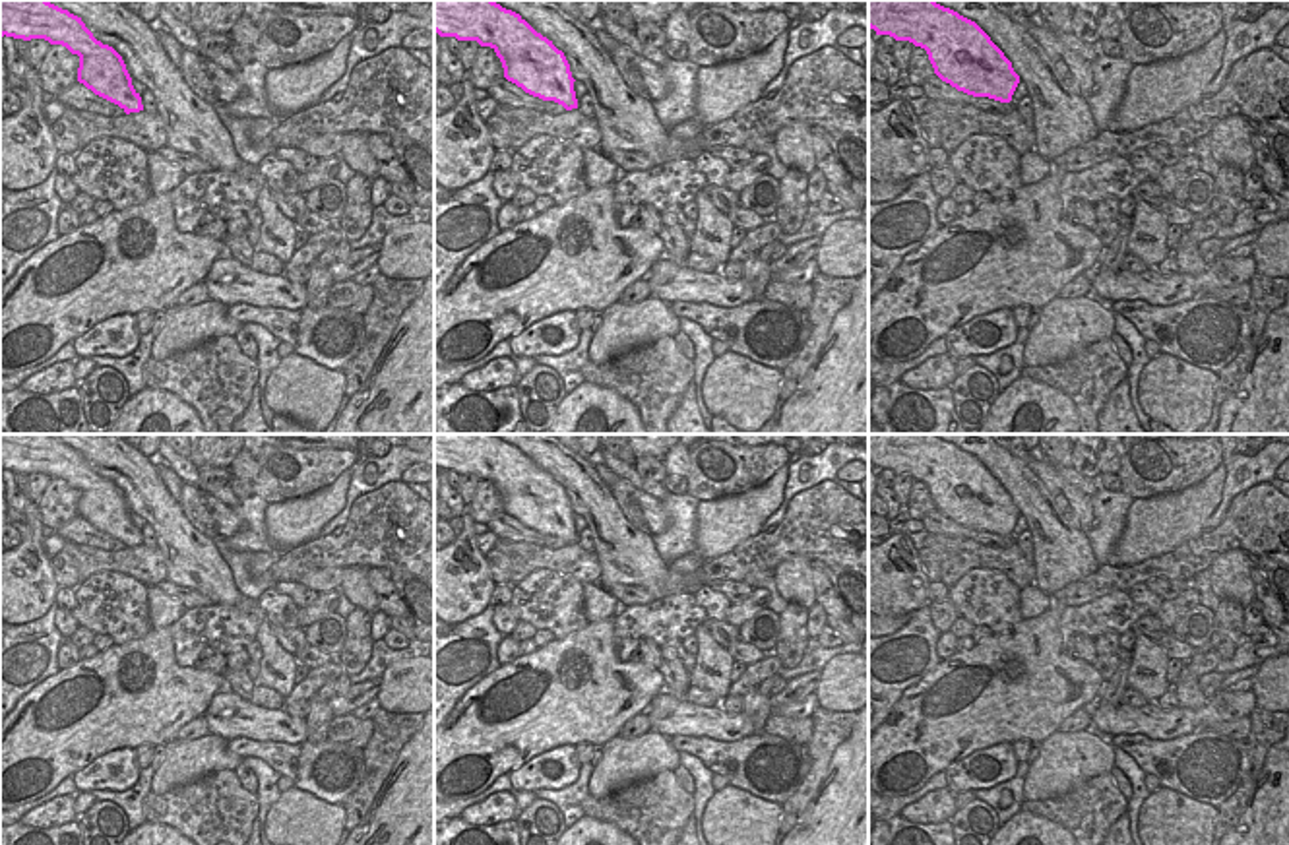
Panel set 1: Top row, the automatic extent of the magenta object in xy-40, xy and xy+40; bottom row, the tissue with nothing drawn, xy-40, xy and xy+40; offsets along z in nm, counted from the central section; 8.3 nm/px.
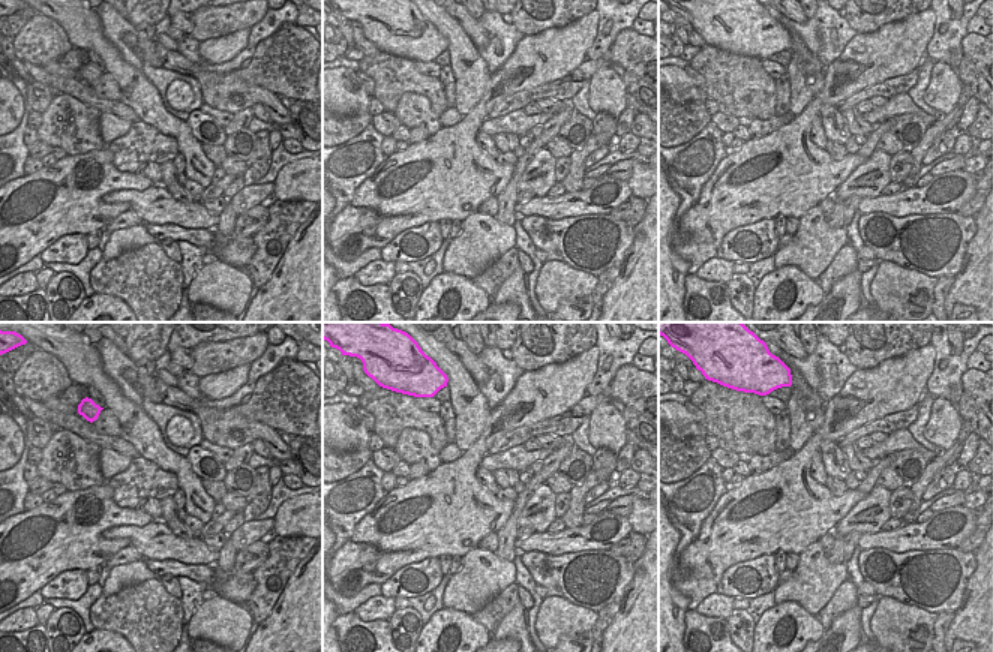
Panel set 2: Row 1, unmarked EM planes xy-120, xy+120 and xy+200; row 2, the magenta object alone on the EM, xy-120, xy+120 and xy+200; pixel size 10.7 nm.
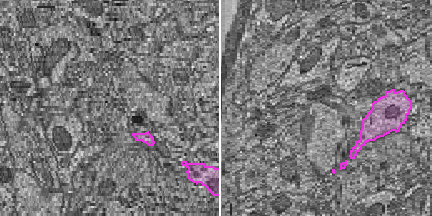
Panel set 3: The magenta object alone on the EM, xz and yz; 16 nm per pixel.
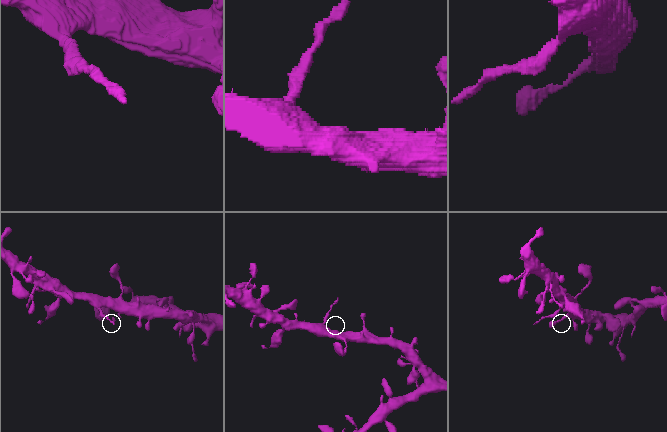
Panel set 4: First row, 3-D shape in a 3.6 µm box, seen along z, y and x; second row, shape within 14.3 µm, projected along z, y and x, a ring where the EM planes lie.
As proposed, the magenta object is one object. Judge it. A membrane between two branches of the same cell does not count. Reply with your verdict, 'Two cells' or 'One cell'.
Two cells

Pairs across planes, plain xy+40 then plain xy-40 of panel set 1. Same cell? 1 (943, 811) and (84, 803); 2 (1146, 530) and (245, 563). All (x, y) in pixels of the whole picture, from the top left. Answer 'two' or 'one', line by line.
1: two
2: two

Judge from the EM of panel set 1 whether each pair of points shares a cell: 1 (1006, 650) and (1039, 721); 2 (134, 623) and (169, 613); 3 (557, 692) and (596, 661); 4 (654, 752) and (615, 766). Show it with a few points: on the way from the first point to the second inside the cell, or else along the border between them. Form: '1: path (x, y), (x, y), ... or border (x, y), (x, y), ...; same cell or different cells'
1: path (1026, 663), (1026, 698), (1030, 702); same cell
2: border (146, 588), (148, 621), (152, 626); different cells
3: path (572, 690), (590, 690), (597, 683), (596, 677); same cell
4: path (644, 756), (625, 760); same cell

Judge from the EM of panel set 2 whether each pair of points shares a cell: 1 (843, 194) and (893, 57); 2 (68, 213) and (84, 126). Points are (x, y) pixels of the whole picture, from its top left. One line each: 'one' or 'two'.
1: two
2: two

